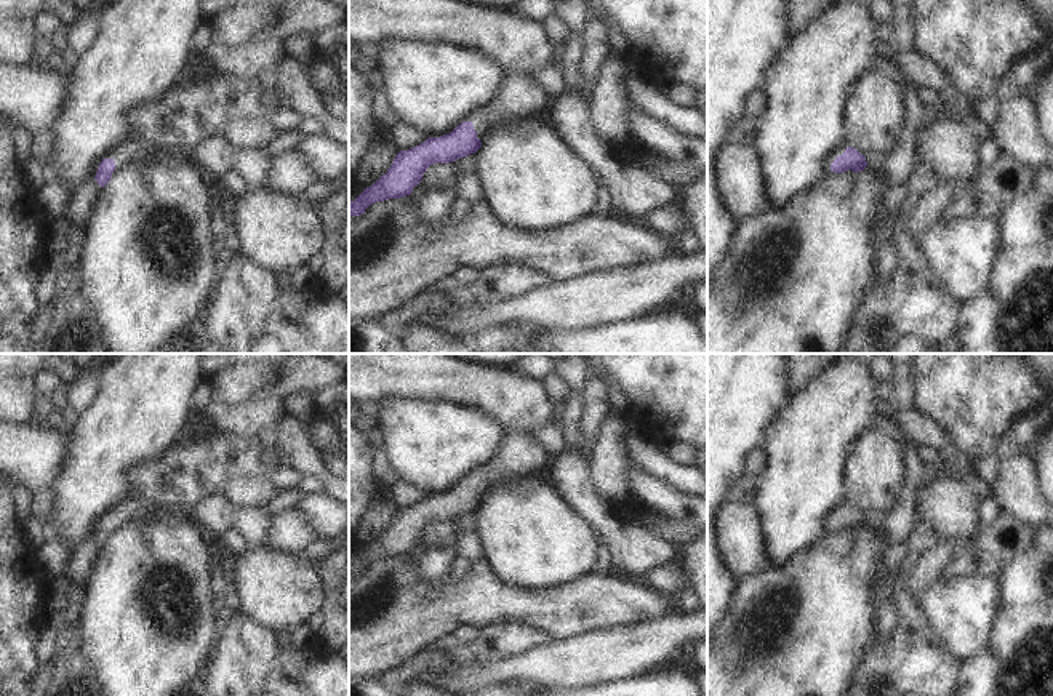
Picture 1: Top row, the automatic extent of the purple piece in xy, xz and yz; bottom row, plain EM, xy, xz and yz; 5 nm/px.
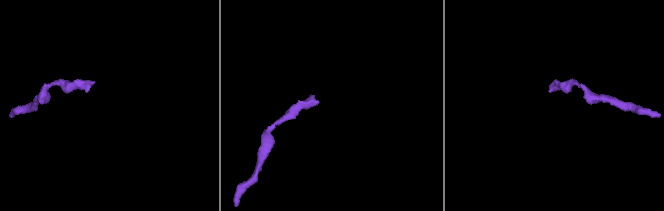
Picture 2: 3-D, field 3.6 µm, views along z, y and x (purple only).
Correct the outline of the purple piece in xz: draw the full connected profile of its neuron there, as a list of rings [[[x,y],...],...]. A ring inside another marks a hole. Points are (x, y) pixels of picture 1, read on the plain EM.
[[[509,432],[499,454],[472,478],[462,480],[448,493],[427,496],[416,506],[400,509],[387,531],[349,562],[349,574],[363,573],[376,560],[410,554],[430,523],[450,522],[475,512],[482,506],[478,490],[504,480],[547,474],[552,461],[554,456],[536,442],[533,434]]]

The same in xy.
[[[130,498],[126,502],[118,506],[117,512],[112,517],[102,517],[94,538],[98,539],[101,546],[104,546],[110,539],[112,531],[117,525],[125,525],[133,520],[152,517],[162,510],[163,509],[155,504],[150,504],[142,499]]]

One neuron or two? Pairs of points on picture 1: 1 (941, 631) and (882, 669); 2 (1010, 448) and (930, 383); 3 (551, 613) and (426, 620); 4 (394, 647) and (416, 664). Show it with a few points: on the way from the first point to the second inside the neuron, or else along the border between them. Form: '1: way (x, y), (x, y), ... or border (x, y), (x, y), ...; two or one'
1: border (914, 604), (924, 621), (925, 639), (957, 661); two
2: border (1010, 431), (996, 450); two
3: way (520, 607), (456, 607); one
4: border (439, 639), (376, 677); two

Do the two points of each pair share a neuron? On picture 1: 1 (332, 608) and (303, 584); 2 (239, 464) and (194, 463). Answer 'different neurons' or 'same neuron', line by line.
1: different neurons
2: same neuron

